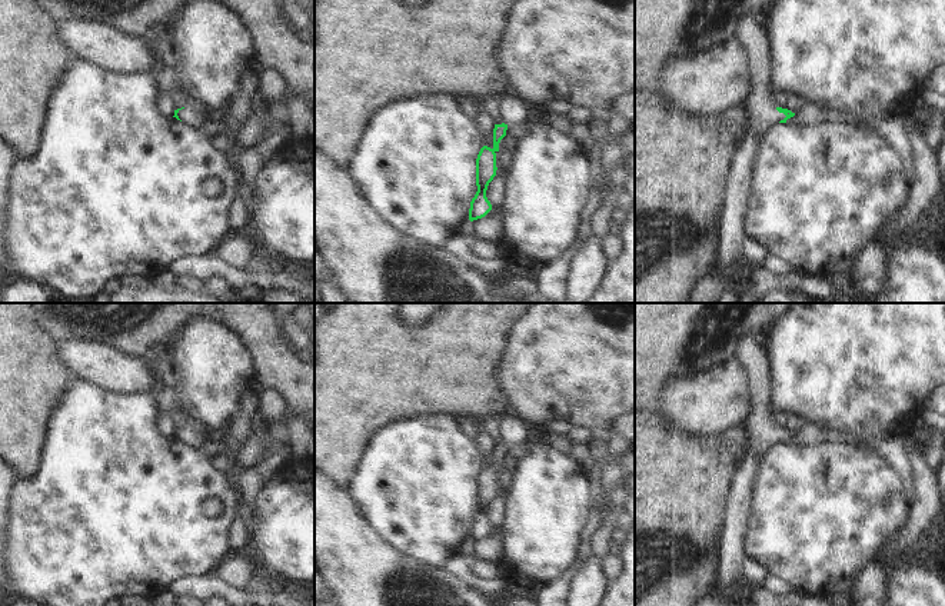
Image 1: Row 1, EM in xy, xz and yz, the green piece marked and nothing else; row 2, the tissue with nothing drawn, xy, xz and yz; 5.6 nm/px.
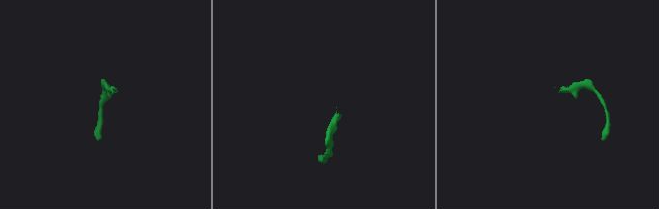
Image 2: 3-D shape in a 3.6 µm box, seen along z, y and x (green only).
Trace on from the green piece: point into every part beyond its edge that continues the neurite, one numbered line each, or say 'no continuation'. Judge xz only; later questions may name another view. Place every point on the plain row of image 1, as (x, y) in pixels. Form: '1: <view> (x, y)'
1: xz (512, 430).

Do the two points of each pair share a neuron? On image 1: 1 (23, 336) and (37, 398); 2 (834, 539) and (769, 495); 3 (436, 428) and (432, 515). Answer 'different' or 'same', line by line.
1: same
2: same
3: same

